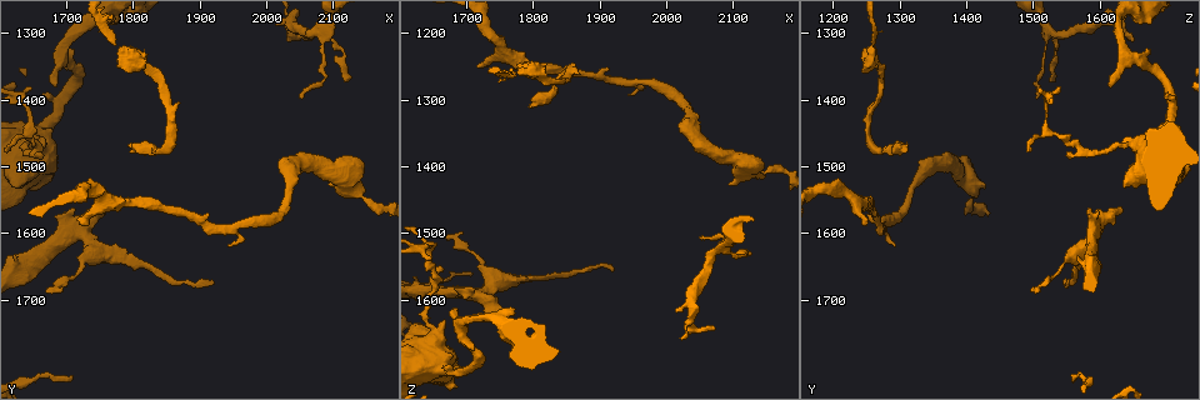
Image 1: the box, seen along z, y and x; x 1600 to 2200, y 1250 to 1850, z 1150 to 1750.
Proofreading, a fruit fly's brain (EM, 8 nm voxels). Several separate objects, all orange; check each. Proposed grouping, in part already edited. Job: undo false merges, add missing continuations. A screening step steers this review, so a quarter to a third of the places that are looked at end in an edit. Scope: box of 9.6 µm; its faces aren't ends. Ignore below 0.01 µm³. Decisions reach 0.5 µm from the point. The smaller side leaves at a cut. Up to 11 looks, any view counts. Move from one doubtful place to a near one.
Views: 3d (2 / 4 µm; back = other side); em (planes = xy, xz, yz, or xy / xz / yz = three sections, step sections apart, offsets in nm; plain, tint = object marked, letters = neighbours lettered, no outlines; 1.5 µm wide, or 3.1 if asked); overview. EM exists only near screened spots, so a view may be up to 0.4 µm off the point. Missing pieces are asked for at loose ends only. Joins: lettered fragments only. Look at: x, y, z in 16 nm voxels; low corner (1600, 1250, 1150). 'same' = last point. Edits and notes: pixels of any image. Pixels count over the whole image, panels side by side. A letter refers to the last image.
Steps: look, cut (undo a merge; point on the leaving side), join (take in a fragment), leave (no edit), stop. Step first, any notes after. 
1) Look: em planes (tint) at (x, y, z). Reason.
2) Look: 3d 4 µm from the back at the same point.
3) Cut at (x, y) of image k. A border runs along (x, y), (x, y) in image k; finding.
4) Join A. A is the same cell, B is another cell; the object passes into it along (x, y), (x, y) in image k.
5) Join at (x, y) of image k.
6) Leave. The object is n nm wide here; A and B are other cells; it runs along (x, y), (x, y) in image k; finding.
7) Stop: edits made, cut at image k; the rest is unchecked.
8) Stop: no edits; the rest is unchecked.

Look: em planes (plain) at (1715, 1565, 1580). An open end.

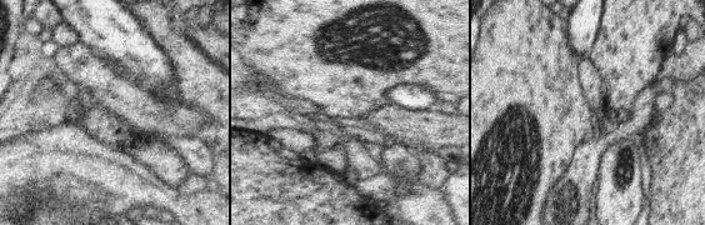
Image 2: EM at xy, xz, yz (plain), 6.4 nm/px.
Look: em planes (letters) at the same point. See the neighbours.

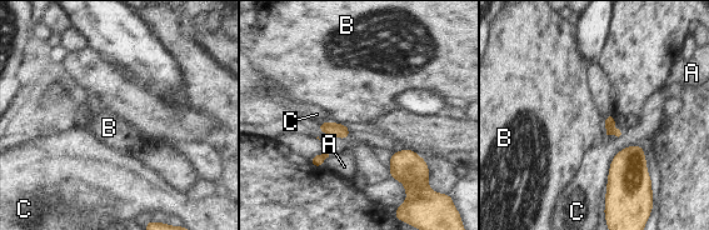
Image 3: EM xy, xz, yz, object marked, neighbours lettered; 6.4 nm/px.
Leave. A, B and C are other cells; a border runs along (329, 120), (349, 126) in image 3; none of them fits.

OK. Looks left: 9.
Look: 3d 2 µm at (1645, 1465, 1555). A narrow waist.

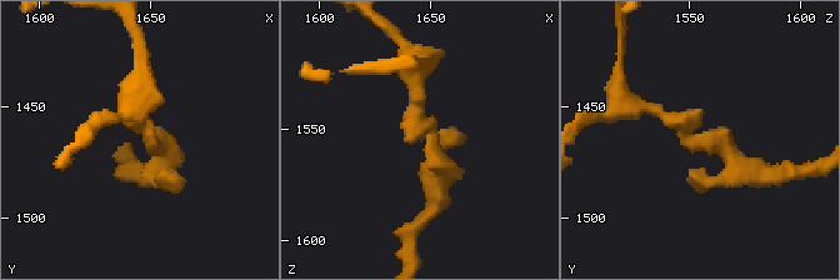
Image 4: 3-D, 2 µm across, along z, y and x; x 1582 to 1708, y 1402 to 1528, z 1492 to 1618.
Look: em planes (letters) at (1649, 1461, 1553). Now the EM.

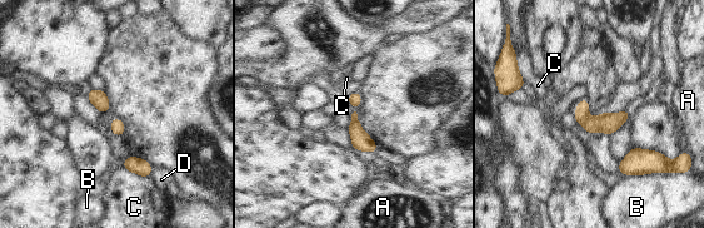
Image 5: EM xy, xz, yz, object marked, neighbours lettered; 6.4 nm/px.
Leave. The longest contact is with C, 220 nm; A, B, C and D are other cells; continuous, no second neuron.

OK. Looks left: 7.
Look: em yz step 8 (letters) at (1670, 1685, 1510). Thin end.

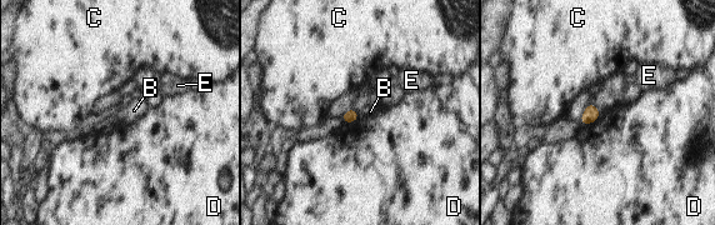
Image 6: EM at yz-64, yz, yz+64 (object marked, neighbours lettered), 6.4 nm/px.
Look: em planes (letters) at the same point. Cut it another way.

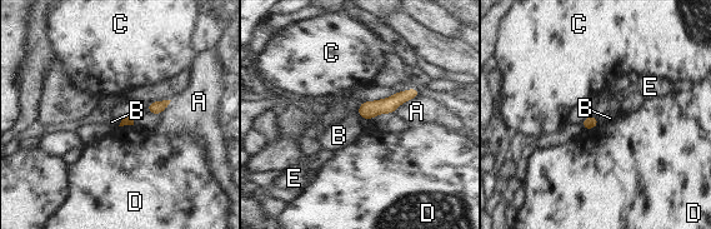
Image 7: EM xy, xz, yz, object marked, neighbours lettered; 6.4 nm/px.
Leave. A, B, C, D and E are other cells; it runs along (415, 93), (361, 111) in image 7; no lettered fragment goes on from it.

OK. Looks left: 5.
Look: em planes (letters) at (1710, 1820, 1560). Thin end.

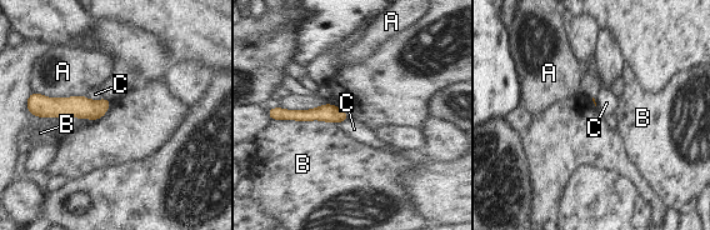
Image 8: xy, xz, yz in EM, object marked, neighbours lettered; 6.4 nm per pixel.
Leave. A, B and C are other cells; it runs along (106, 101), (100, 106), (38, 106) in image 8; no lettered fragment goes on from it.

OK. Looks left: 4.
Stop: no edits; the rest is unchecked.

